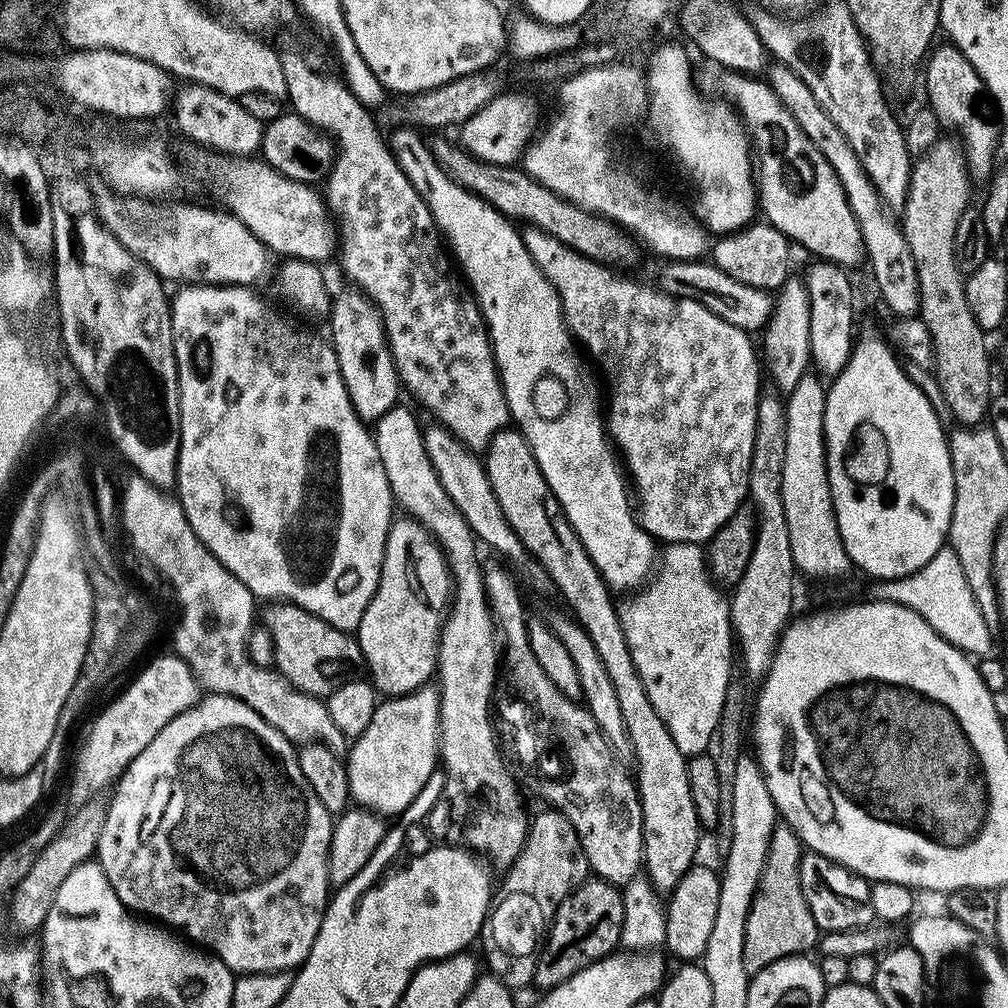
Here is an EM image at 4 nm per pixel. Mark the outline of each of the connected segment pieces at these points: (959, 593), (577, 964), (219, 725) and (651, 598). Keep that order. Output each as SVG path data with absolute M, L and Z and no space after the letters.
M949 546L940 548L938 554L934 554L934 558L930 558L930 562L926 562L926 566L922 566L918 571L908 576L900 576L896 580L881 580L873 585L871 599L901 604L914 610L947 644L952 644L969 657L983 658L993 651L994 634L988 629L986 622L982 622L982 610L978 610L978 602L974 602L974 594L970 594L970 585L966 582L966 574L962 574L958 556Z
M589 878L583 884L579 884L560 903L555 918L552 919L552 927L548 929L548 935L536 957L536 969L532 984L547 990L566 982L574 974L578 974L586 966L601 960L603 956L610 956L621 947L620 935L624 925L624 893L619 887L599 878Z
M208 694L193 708L178 714L173 720L166 722L162 730L158 730L158 738L154 738L154 742L150 742L150 746L146 746L146 750L142 750L142 754L138 754L138 758L134 758L130 766L124 769L120 779L114 784L111 796L112 802L106 806L104 825L94 856L110 886L114 886L114 894L118 894L129 912L151 918L183 934L193 945L220 959L234 974L253 976L259 972L291 973L304 963L304 959L310 954L310 946L314 946L314 938L318 938L324 912L328 909L328 851L334 816L326 810L326 806L322 806L310 782L306 782L297 745L274 730L274 726L266 723L253 708L246 706L246 702L233 696Z
M670 544L663 549L658 567L646 586L629 595L629 600L618 608L622 634L626 634L630 658L634 658L634 666L638 666L642 686L654 710L658 710L658 718L662 718L666 730L670 730L670 738L674 738L685 758L706 752L710 734L718 726L722 714L727 680L734 665L734 633L728 626L716 628L712 588L714 581L708 572L705 549L699 544Z

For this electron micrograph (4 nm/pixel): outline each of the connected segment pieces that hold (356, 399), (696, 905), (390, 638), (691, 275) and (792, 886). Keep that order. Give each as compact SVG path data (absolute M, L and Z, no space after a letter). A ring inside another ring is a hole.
M345 287L345 292L340 292L331 297L330 317L328 328L332 331L330 343L336 351L338 358L338 370L342 374L345 384L355 386L350 395L352 405L358 414L358 418L365 422L375 422L382 418L390 409L397 407L396 400L402 396L400 375L392 361L392 355L388 349L388 339L384 333L384 319L380 317L380 311L373 306L372 301L363 292L355 287Z
M693 864L686 874L682 874L682 882L666 900L666 938L665 949L669 948L680 962L696 962L703 957L706 942L710 942L710 933L714 926L714 917L718 914L718 894L720 893L720 876L714 869L706 865Z
M411 518L403 519L392 521L392 528L384 543L380 581L354 633L364 655L364 666L370 683L384 698L417 692L431 681L428 680L431 676L433 679L437 675L436 651L440 648L440 631L454 595L452 573L448 571L448 560L440 545L419 522Z
M707 259L673 260L663 266L665 268L657 274L654 281L656 291L665 292L668 296L678 296L682 300L698 302L706 306L710 314L722 318L722 322L730 322L730 326L738 326L744 332L756 334L767 325L772 316L773 293L746 286L746 282L730 278L730 274L718 270L718 266L714 266Z
M778 826L774 829L772 841L768 844L768 857L752 899L750 914L746 918L746 943L742 946L742 966L746 966L749 974L761 972L766 966L787 956L811 953L811 948L813 951L817 947L822 933L814 922L814 914L810 914L810 906L806 906L806 894L802 894L801 859L802 845L796 832L787 826Z

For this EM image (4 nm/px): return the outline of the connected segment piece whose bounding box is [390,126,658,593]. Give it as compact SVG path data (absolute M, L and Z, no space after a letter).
M400 126L390 136L390 147L392 155L396 157L396 165L402 174L406 174L406 178L410 178L414 190L418 190L418 194L427 202L441 237L446 241L455 263L457 260L464 271L463 279L471 295L476 297L476 304L484 315L488 336L492 339L492 353L496 355L496 368L500 371L500 385L504 387L509 417L515 427L524 433L550 490L558 498L560 509L566 514L570 526L578 534L582 546L590 554L609 589L616 591L617 588L624 593L639 589L653 575L658 560L658 544L640 526L630 499L630 484L621 457L606 431L601 393L600 396L596 393L596 384L580 361L581 353L564 322L554 286L550 286L548 279L538 270L534 258L530 258L523 235L518 228L516 232L517 225L482 197L452 180L432 158L427 139L417 129Z

